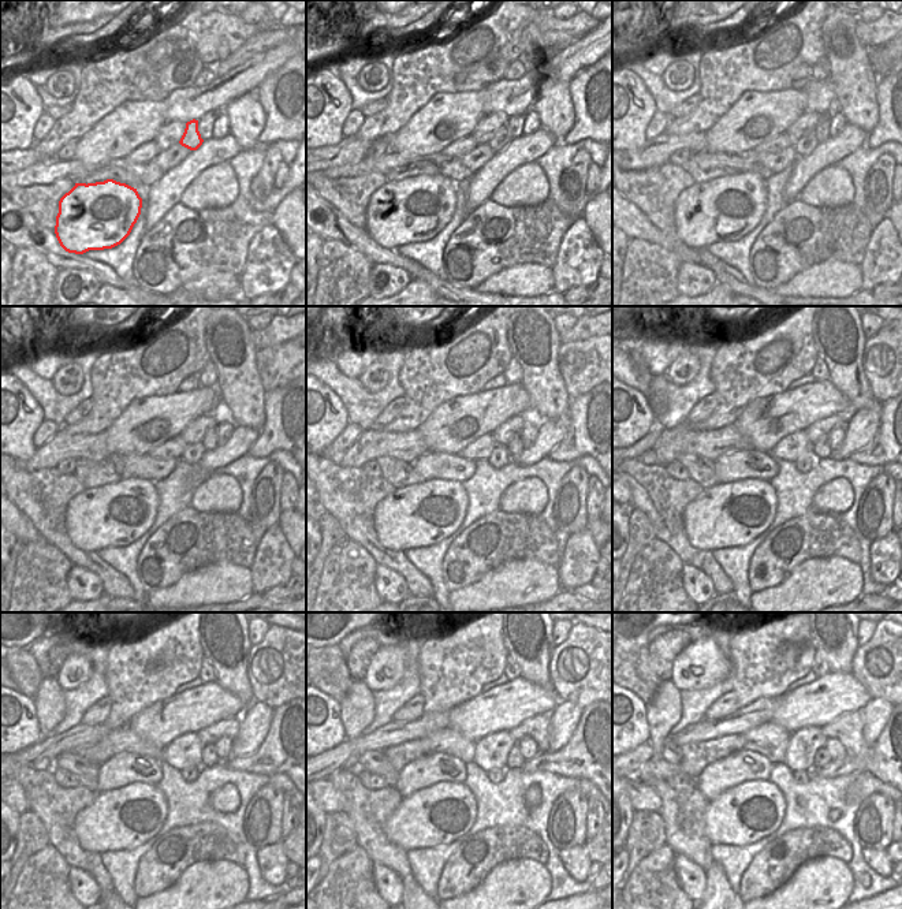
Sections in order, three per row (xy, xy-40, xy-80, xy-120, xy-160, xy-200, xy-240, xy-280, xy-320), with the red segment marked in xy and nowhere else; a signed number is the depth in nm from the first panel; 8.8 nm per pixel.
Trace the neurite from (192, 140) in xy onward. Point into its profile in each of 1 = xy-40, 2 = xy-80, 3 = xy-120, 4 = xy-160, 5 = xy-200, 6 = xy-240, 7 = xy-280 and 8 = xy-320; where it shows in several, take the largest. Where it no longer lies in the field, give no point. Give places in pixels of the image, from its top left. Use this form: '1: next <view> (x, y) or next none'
1: next xy-40 (500, 141)
2: next xy-80 (805, 145)
3: next xy-120 (193, 453)
4: next xy-160 (499, 457)
5: next xy-200 (804, 464)
6: next xy-240 (189, 774)
7: next xy-280 (496, 775)
8: next xy-320 (801, 778)

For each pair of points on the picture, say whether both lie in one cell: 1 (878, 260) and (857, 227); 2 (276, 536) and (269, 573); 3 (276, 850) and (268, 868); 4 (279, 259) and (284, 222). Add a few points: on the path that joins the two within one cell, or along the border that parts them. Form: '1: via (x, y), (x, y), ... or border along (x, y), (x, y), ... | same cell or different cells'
1: border along (873, 228), (864, 259), (858, 264) | different cells
2: via (274, 546), (272, 563) | same cell
3: via (274, 855), (272, 864) | same cell
4: border along (272, 224), (291, 252) | different cells

